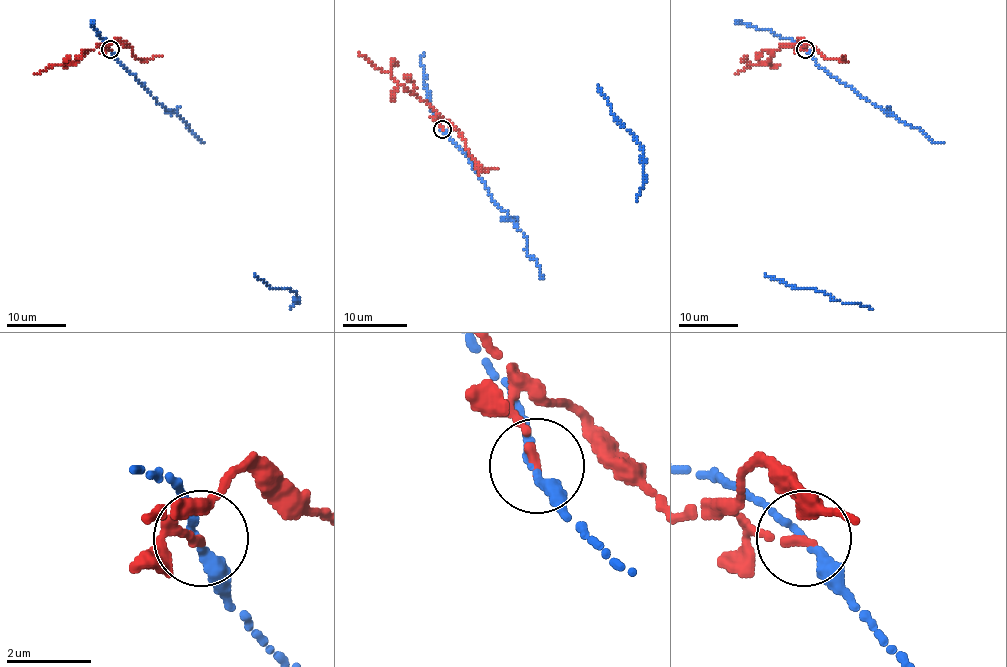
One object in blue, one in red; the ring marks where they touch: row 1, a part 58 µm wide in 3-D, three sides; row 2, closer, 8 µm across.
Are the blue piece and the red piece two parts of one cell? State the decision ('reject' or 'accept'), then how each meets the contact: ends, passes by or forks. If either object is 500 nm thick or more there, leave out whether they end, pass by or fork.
reject; blue passes by; red ends

